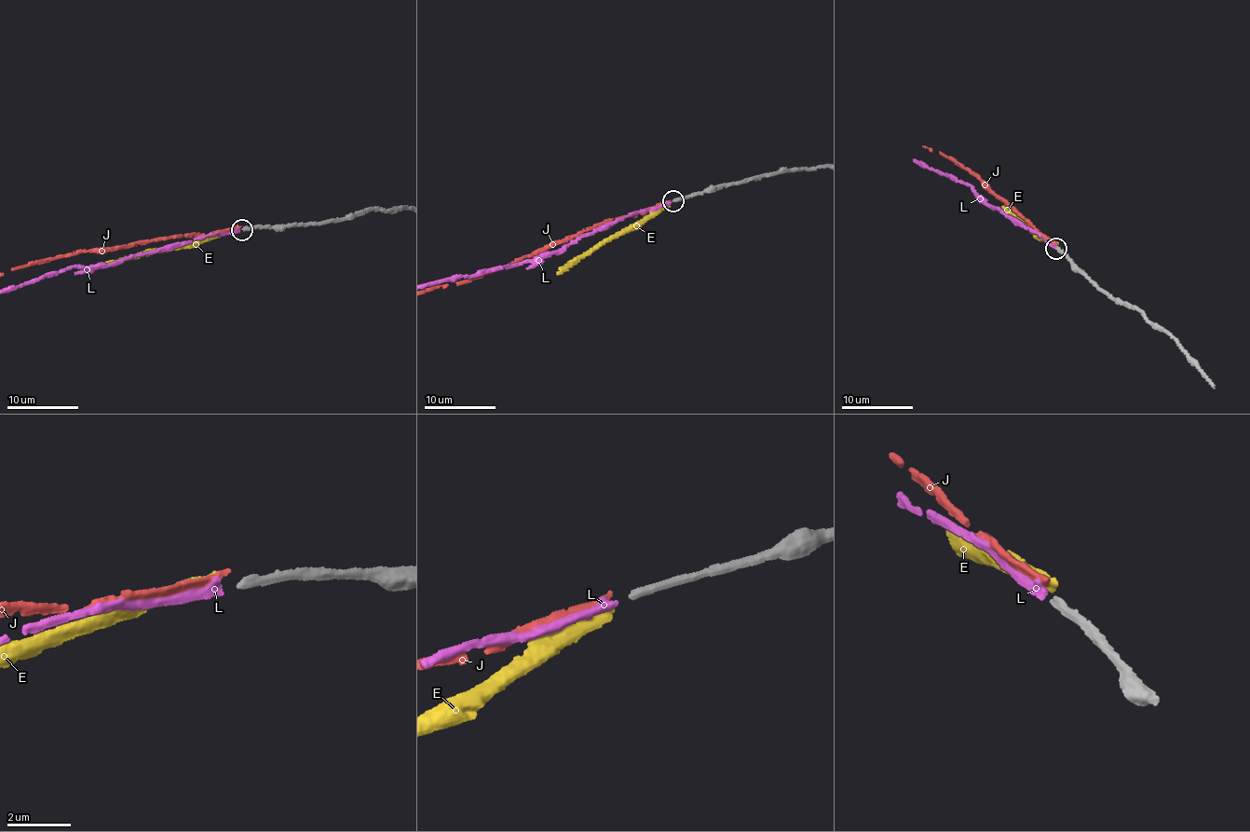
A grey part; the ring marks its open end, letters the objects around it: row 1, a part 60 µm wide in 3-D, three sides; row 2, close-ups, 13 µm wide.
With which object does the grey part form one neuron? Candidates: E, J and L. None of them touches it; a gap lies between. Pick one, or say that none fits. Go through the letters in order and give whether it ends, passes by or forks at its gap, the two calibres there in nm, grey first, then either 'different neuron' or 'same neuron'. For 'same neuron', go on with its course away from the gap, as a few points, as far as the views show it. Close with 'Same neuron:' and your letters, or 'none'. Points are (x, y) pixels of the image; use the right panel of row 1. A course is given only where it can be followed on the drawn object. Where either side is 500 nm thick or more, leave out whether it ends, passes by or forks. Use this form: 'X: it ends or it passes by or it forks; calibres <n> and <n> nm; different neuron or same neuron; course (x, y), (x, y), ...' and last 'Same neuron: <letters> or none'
E: it ends; calibres 240 and 320 nm; different neuron
J: it ends; calibres 240 and 240 nm; different neuron
L: it ends; calibres 240 and 280 nm; same neuron
Same neuron: L

